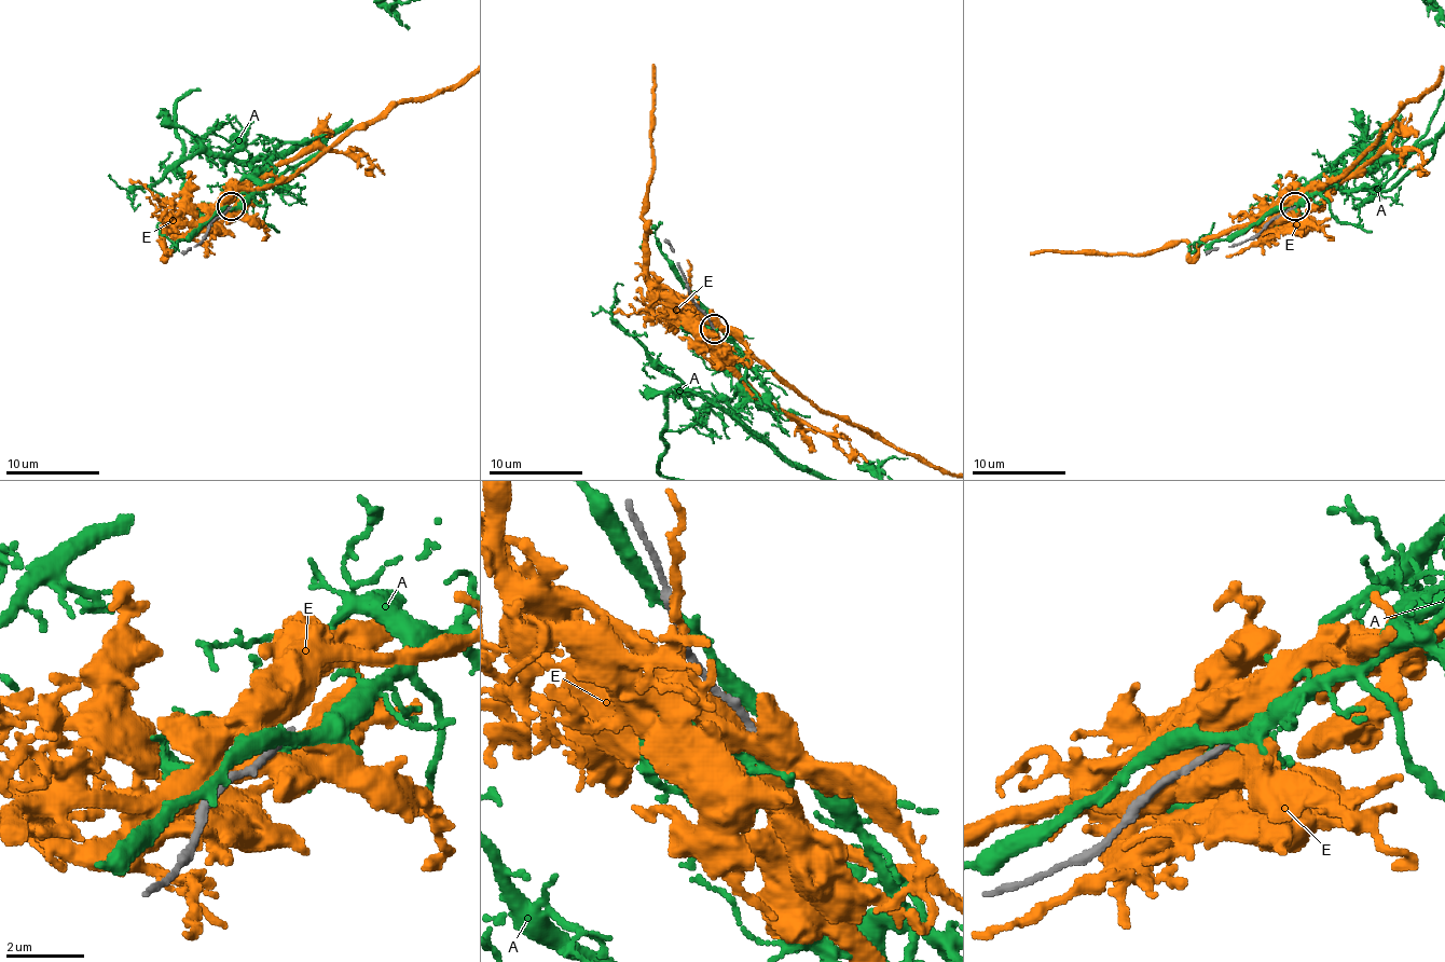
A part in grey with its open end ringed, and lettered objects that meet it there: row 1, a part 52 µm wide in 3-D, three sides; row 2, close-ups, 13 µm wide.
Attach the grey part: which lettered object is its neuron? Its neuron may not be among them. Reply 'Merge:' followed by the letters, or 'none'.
Merge: none

